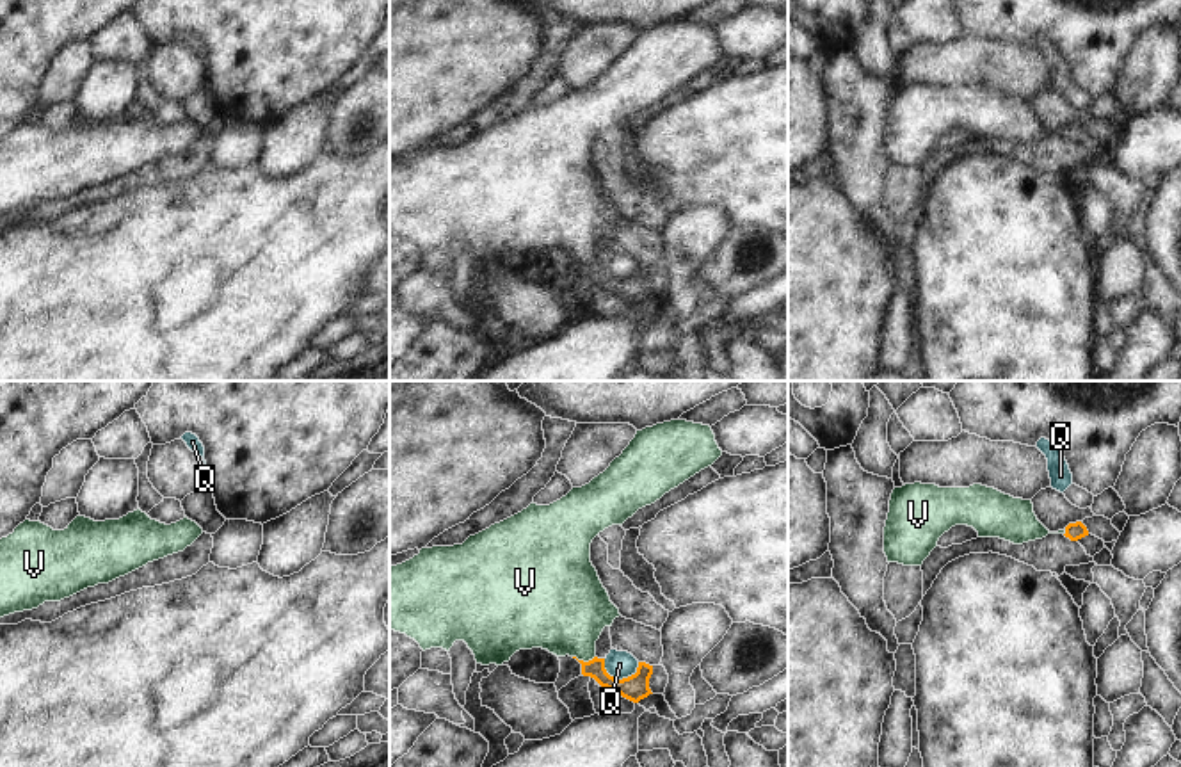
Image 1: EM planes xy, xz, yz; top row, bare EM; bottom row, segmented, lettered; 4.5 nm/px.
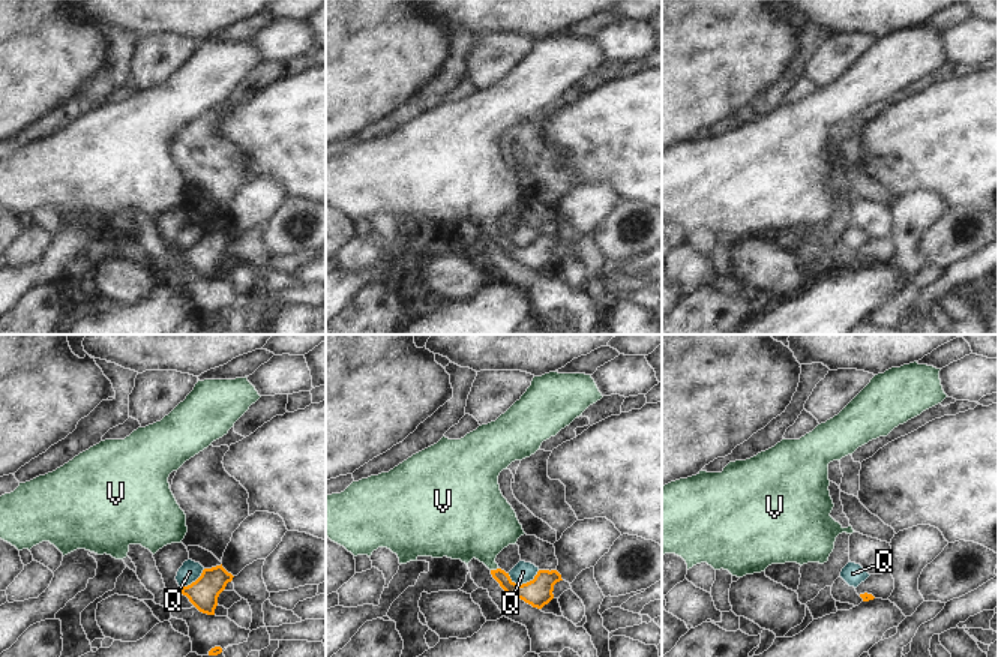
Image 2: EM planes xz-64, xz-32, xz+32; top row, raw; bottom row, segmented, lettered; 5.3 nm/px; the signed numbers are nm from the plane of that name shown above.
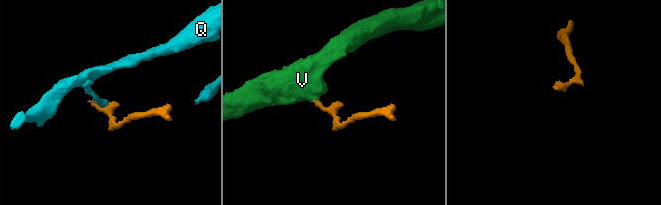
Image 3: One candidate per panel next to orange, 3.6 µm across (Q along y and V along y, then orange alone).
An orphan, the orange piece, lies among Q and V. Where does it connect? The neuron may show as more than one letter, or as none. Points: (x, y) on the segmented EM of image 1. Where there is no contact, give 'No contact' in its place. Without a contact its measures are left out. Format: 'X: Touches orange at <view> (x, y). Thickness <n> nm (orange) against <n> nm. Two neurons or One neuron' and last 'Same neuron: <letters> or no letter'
Q: Touches orange at xz (623, 678). Thickness 120 nm (orange) against 130 nm. Two neurons
V: Touches orange at xz (582, 661). Thickness 100 nm (orange) against 400 nm. One neuron
Same neuron: V

